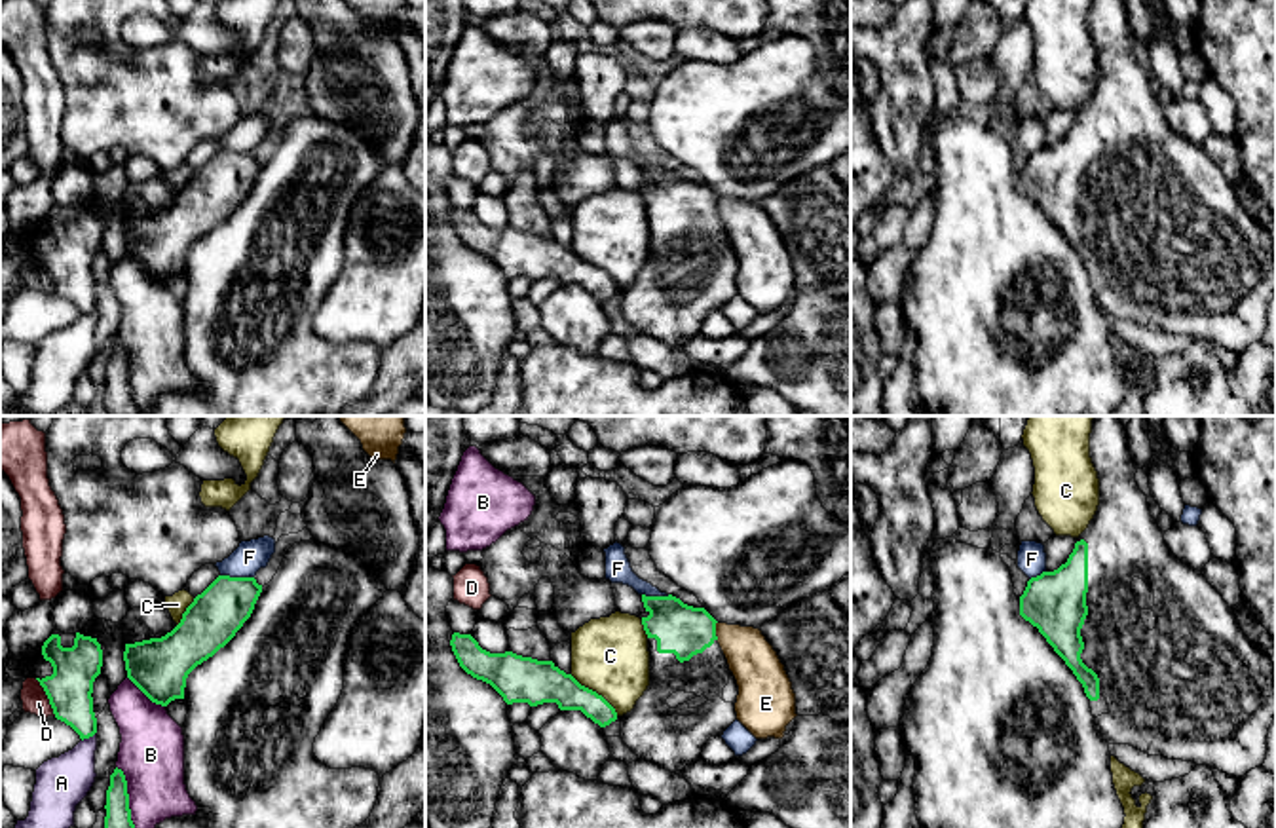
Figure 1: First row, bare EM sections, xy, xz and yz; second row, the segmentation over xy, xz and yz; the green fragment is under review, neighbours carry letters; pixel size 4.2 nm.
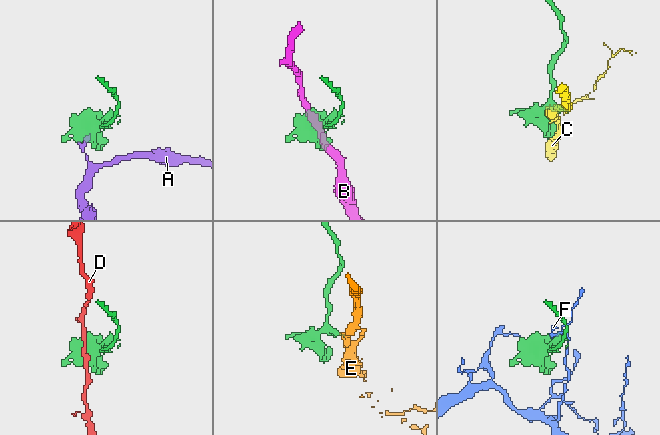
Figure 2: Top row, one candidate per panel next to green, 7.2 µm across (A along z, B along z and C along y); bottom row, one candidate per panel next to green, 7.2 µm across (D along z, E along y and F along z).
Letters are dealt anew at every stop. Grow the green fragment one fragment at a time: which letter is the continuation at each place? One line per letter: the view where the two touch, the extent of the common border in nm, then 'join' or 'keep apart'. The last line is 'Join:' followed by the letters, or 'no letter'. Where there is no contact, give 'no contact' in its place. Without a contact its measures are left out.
A: contact in xy; length 80 nm; keep apart
B: contact in xy; length 320 nm; keep apart
C: contact in xz; length 260 nm; keep apart
D: contact in xy; length 180 nm; keep apart
E: contact in xz; length 80 nm; keep apart
F: contact in xy; length 140 nm; keep apart
Join: no letter

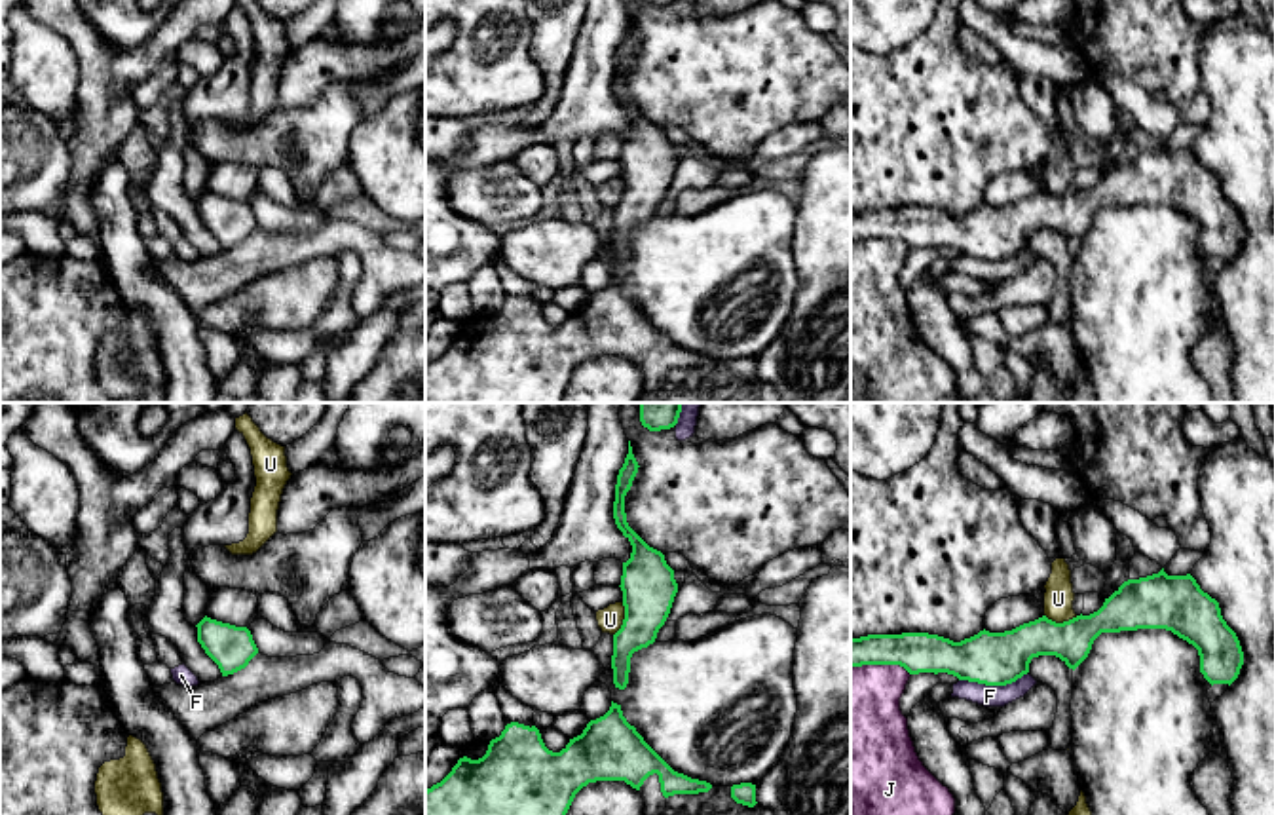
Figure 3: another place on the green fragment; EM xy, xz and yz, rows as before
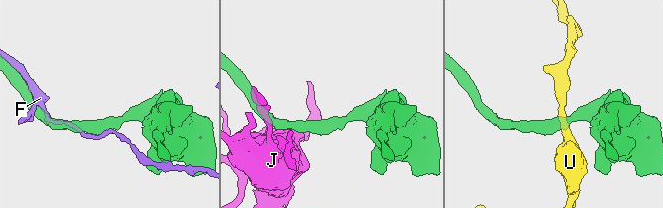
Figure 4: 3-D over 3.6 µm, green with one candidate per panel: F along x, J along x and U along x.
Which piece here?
F: contact in yz; length 300 nm; keep apart
J: contact in yz; length 260 nm; keep apart
U: contact in xz; length 150 nm; keep apart
Join: no letter

